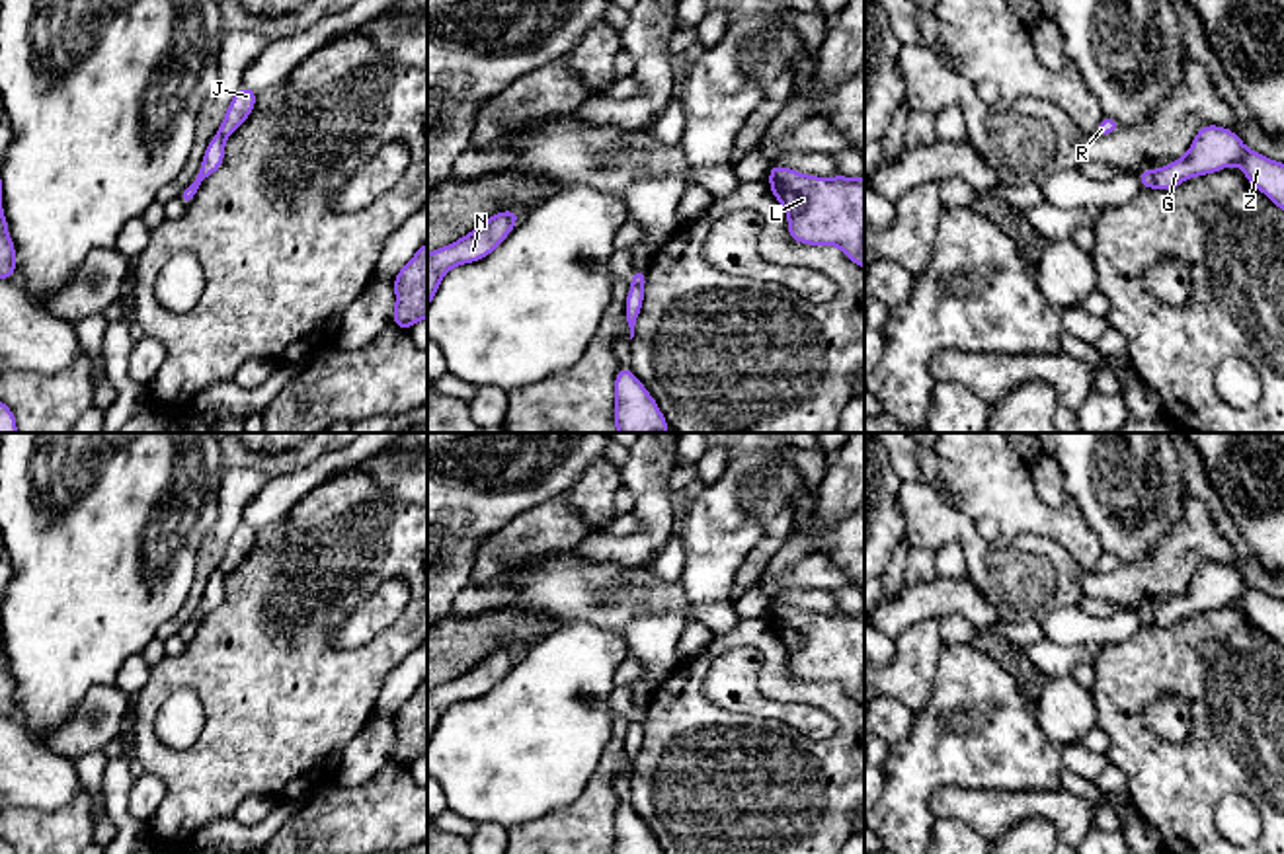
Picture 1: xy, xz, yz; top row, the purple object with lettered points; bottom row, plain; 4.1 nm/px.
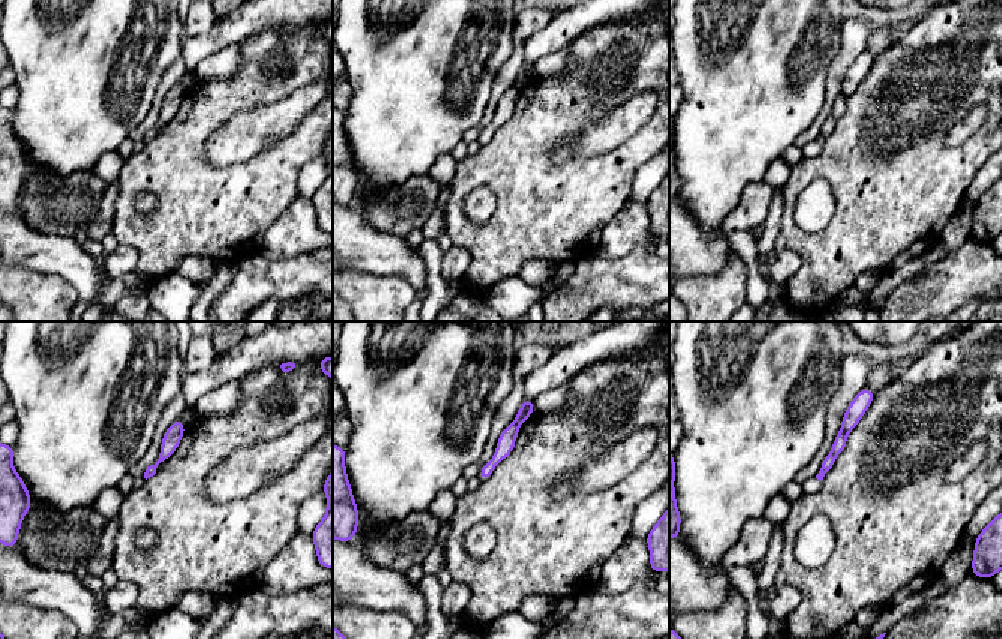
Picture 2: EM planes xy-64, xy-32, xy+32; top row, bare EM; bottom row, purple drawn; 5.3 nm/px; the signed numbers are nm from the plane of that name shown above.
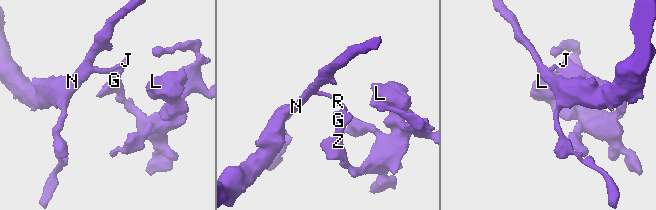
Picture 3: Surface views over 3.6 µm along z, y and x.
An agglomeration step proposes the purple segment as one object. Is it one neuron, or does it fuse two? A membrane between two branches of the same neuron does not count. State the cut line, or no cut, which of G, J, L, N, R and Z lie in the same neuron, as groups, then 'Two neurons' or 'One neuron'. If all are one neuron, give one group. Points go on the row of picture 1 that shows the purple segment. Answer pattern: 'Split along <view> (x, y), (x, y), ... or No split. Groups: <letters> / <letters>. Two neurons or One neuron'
Split along yz (1160, 170), (1156, 186). Groups: G J L Z / N R. Two neurons

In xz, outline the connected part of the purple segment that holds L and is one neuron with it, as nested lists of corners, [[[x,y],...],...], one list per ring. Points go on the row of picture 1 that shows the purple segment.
[[[771,164],[769,187],[786,211],[790,240],[837,246],[864,269],[864,177],[816,177]]]

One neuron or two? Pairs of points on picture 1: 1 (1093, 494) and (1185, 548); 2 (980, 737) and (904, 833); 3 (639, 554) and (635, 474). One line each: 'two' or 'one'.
1: two
2: one
3: one

